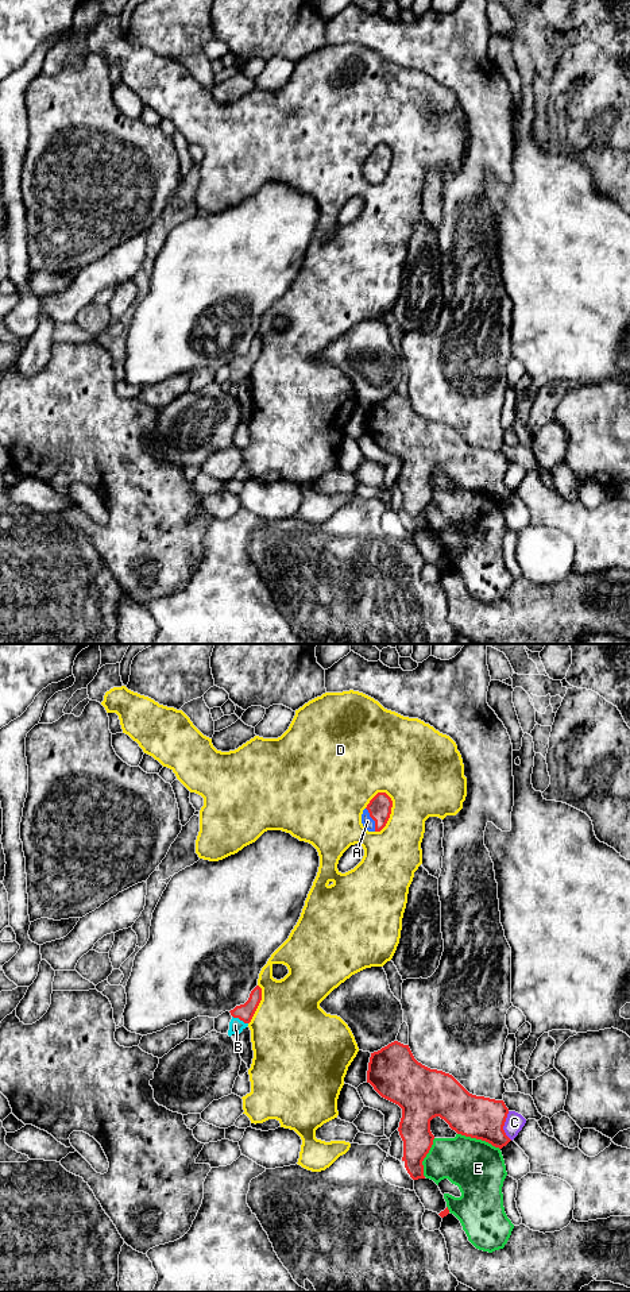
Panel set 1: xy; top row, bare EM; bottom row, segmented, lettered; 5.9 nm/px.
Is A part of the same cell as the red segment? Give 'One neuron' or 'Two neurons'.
One neuron

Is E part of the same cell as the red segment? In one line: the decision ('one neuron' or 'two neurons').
two neurons

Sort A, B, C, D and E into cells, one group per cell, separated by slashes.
A B / C / D / E

